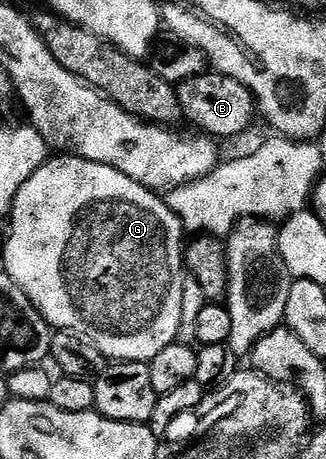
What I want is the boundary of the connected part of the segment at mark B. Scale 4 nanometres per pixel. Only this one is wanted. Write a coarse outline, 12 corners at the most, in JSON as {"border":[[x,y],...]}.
{"border":[[225,74],[176,86],[183,121],[216,140],[258,118],[255,96]]}

